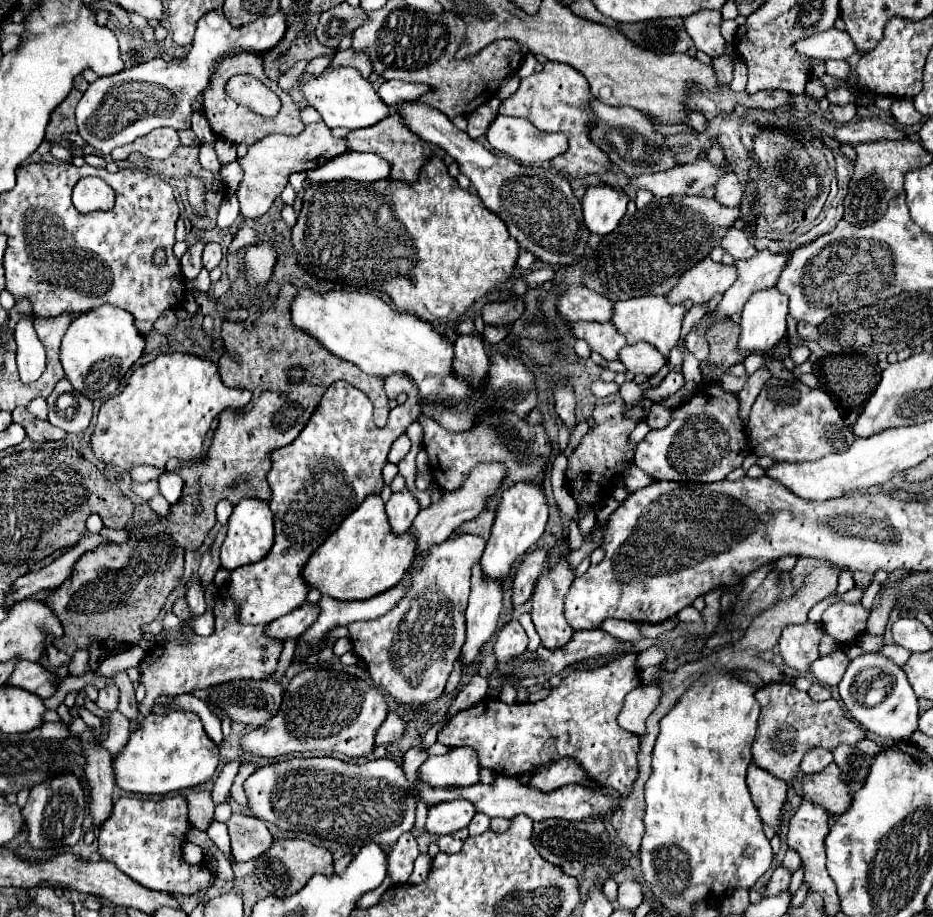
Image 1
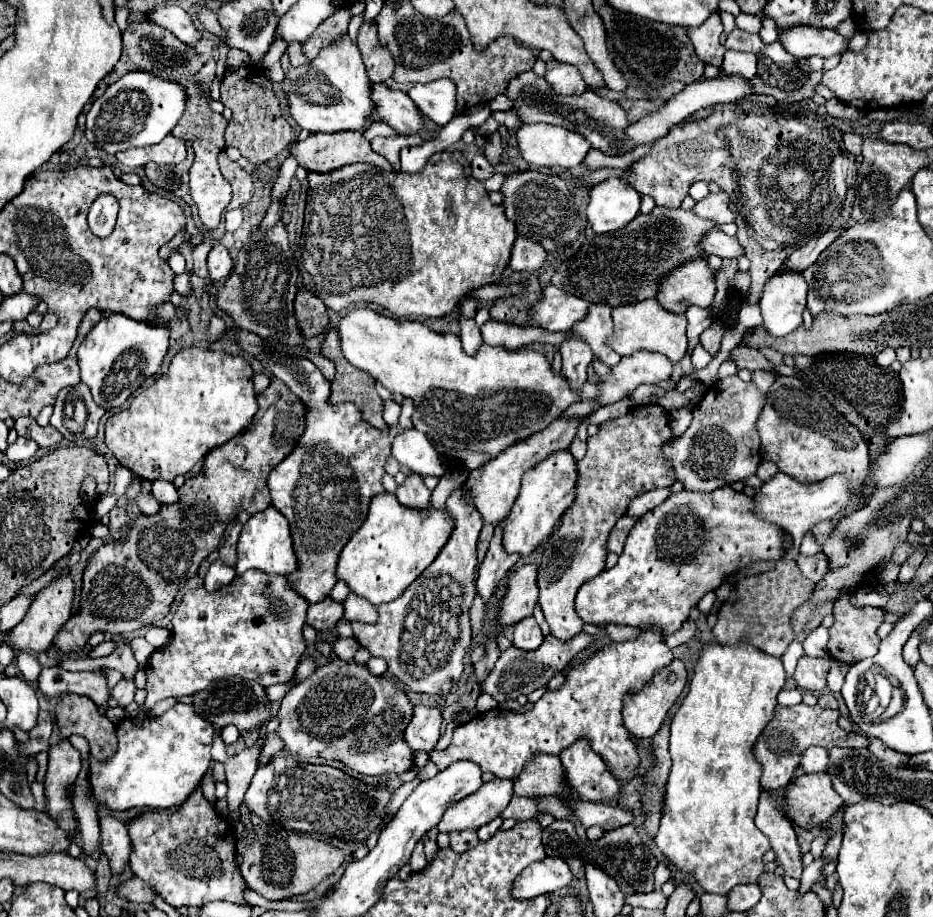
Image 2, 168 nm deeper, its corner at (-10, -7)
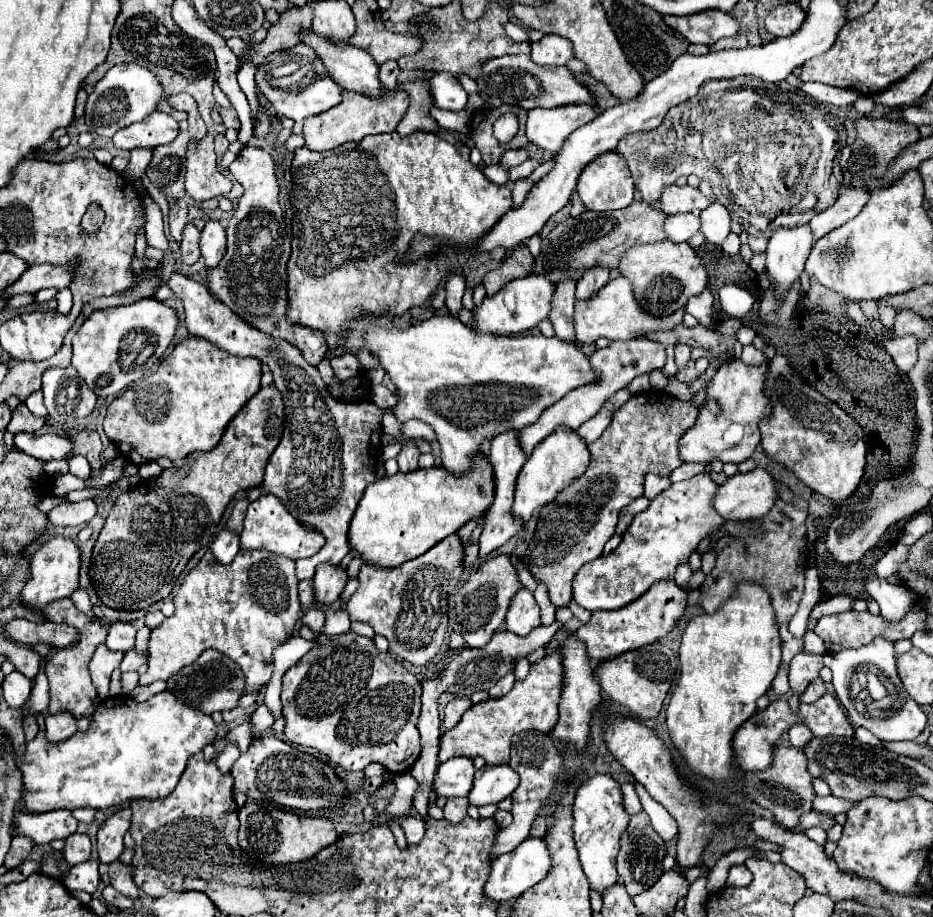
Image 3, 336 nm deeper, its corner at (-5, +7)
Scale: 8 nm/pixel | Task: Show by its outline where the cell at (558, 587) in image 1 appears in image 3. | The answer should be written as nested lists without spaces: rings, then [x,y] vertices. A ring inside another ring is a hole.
[[[664,390],[640,392],[640,394],[634,394],[626,404],[622,404],[612,414],[612,422],[604,430],[604,434],[596,442],[588,444],[588,450],[592,456],[588,470],[580,478],[576,478],[566,490],[562,490],[562,494],[558,494],[558,498],[554,502],[550,502],[542,508],[536,532],[524,554],[524,566],[534,574],[534,578],[540,584],[544,584],[548,588],[550,602],[556,608],[568,606],[568,602],[572,600],[574,574],[582,568],[582,564],[598,558],[602,554],[604,544],[614,536],[618,512],[624,506],[628,506],[632,500],[642,496],[644,476],[648,472],[652,472],[656,476],[670,476],[670,472],[682,464],[682,460],[678,456],[678,440],[694,424],[696,416],[698,416],[698,408],[674,398],[672,394],[668,394]]]

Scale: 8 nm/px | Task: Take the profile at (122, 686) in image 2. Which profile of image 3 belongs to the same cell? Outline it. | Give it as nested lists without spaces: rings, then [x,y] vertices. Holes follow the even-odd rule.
[[[128,650],[128,652],[124,654],[122,662],[120,662],[120,670],[122,670],[122,672],[138,670],[138,666],[144,664],[144,662],[146,662],[146,656],[140,656],[140,654],[136,654],[134,650]]]

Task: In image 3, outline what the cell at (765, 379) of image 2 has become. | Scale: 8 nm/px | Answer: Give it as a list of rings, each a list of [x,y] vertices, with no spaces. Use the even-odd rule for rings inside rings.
[[[744,346],[744,348],[742,348],[740,360],[742,360],[744,364],[756,366],[756,364],[764,364],[768,358],[766,358],[766,354],[764,354],[762,350],[756,350],[754,346]]]

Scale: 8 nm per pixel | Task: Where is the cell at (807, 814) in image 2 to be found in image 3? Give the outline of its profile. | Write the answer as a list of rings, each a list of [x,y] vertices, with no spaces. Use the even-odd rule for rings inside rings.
[[[776,746],[774,762],[770,770],[764,772],[746,772],[744,776],[744,794],[758,802],[762,808],[772,810],[774,818],[786,826],[796,828],[800,822],[800,816],[812,810],[812,800],[816,798],[816,792],[812,788],[812,776],[808,772],[808,760],[802,750],[794,750],[792,746]]]

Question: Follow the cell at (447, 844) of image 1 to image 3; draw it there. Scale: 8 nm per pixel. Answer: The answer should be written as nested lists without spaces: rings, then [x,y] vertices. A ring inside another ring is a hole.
[[[448,798],[444,806],[444,818],[456,826],[466,818],[466,810],[468,810],[468,798]]]

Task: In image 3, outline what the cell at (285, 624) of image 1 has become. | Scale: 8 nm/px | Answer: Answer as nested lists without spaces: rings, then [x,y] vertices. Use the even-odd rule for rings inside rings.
[[[322,564],[314,574],[314,598],[320,606],[332,606],[336,598],[340,598],[344,586],[348,582],[346,570],[340,570],[330,564]]]

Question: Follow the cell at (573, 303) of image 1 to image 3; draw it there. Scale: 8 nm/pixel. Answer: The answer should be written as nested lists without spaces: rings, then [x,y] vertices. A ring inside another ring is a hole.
[[[530,274],[526,278],[508,282],[498,294],[486,296],[480,308],[474,308],[474,320],[476,320],[474,328],[478,332],[492,332],[500,336],[512,336],[512,334],[532,330],[550,316],[554,290],[556,290],[556,284],[542,274]]]

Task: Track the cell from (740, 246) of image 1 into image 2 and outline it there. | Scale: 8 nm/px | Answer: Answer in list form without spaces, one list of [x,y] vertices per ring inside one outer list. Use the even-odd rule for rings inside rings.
[[[711,230],[699,240],[699,248],[709,256],[717,254],[721,258],[737,258],[739,254],[745,254],[741,244],[735,236],[727,236],[721,230]]]

